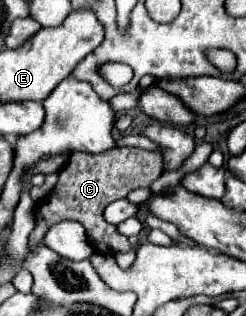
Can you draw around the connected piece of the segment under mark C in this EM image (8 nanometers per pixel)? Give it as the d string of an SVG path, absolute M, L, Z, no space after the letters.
M114 147L106 153L72 153L66 167L60 171L60 179L50 195L38 203L36 207L36 229L30 235L30 247L34 247L52 223L72 219L86 227L88 239L100 253L114 255L120 251L128 251L130 243L122 237L114 225L108 225L102 217L106 205L116 199L126 197L132 189L150 187L162 175L162 155L158 151L146 151L136 147Z

